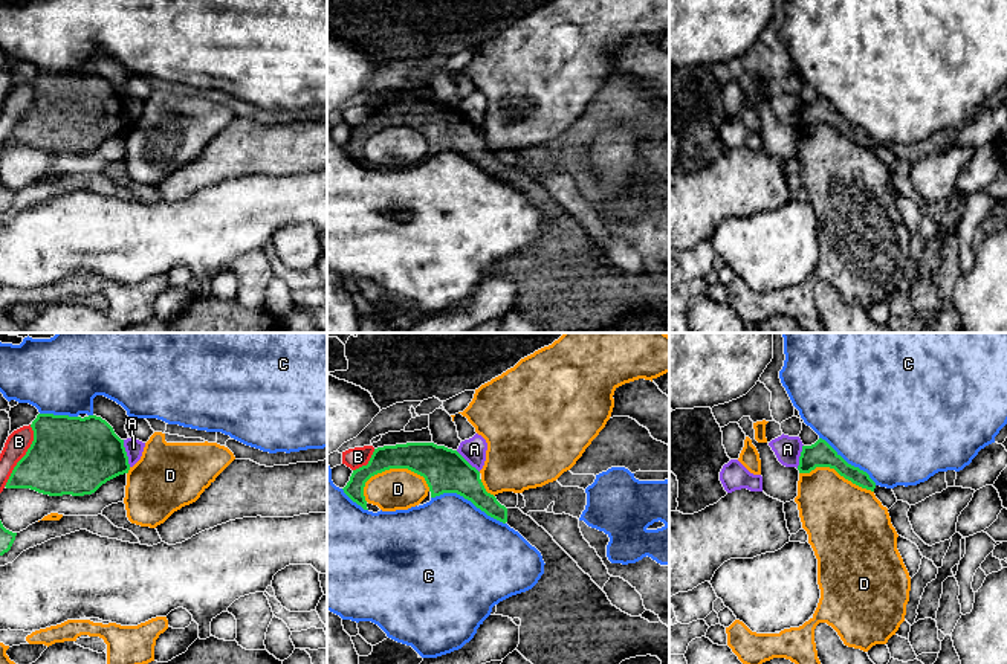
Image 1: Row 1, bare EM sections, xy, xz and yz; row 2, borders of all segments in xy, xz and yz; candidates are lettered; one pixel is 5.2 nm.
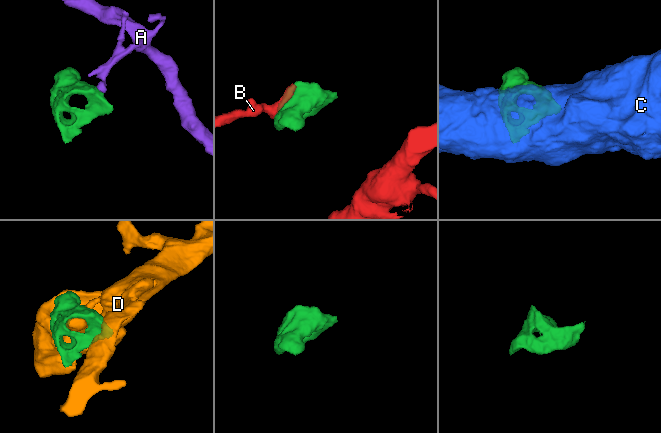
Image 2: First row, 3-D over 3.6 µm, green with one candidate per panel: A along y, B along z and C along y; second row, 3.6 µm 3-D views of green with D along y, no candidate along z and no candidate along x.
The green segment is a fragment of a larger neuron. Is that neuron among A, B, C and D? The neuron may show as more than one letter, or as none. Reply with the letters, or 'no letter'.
no letter

